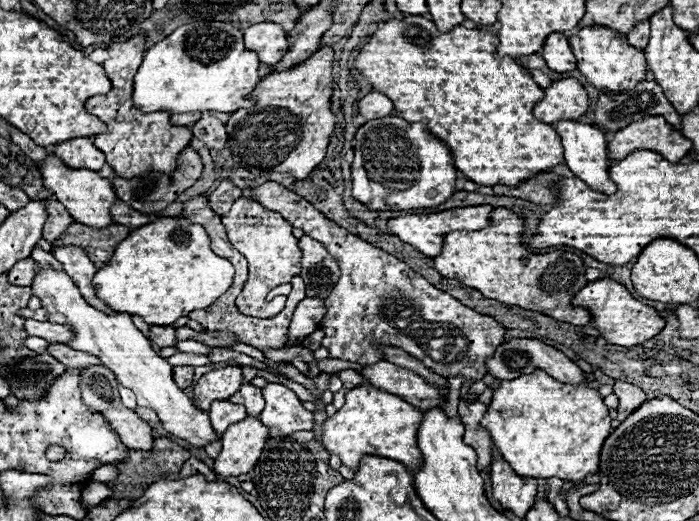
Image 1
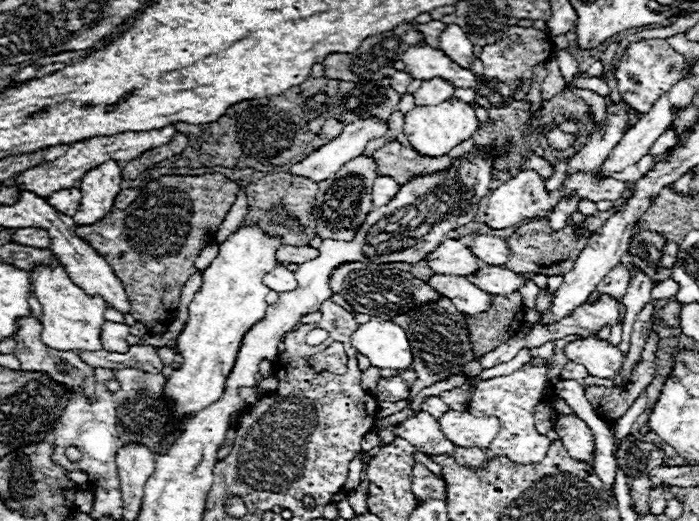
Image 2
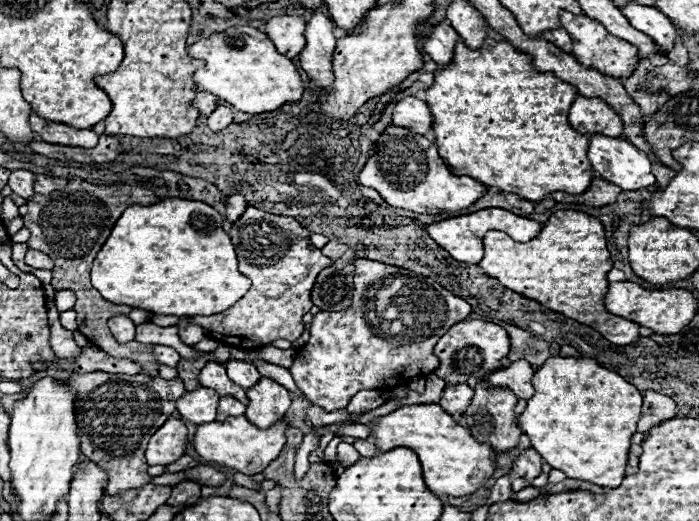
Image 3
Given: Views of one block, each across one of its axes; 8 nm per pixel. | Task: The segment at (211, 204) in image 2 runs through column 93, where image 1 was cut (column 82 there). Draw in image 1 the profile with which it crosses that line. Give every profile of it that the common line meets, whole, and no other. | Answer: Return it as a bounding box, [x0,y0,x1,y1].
[54,222,130,268]

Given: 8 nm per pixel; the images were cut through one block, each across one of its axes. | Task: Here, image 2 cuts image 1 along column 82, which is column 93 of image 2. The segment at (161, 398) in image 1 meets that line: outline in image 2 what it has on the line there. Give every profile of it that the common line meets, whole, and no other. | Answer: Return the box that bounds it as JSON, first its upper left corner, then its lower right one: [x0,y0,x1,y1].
[32,266,106,352]

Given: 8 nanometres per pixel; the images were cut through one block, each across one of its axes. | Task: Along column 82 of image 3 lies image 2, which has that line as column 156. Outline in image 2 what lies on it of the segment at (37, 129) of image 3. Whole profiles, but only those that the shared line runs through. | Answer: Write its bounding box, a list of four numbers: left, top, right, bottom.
[18,124,176,198]

